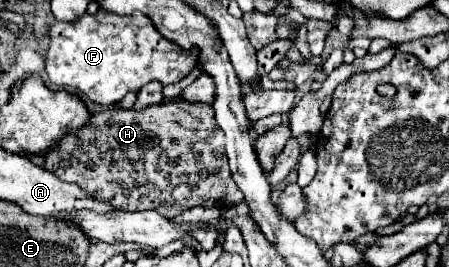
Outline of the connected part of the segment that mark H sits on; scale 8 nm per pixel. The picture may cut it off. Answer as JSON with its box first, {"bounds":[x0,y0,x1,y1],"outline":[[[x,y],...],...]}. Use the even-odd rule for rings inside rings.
{"bounds":[44,100,244,218],"outline":[[[168,100],[164,104],[158,106],[146,106],[146,110],[124,110],[124,108],[116,108],[116,106],[108,106],[96,114],[90,116],[90,122],[86,126],[82,126],[82,130],[76,130],[74,134],[66,134],[66,138],[62,138],[62,142],[58,142],[56,146],[52,146],[46,154],[44,154],[44,170],[54,172],[54,176],[58,176],[64,182],[70,184],[78,184],[82,186],[82,190],[86,190],[86,194],[94,194],[94,198],[98,198],[100,202],[110,202],[112,206],[118,206],[118,210],[126,210],[126,212],[138,212],[138,210],[156,210],[158,214],[162,214],[164,218],[174,218],[184,210],[190,210],[194,206],[204,206],[204,208],[228,208],[234,204],[240,204],[244,200],[244,194],[238,190],[226,160],[222,160],[222,150],[220,150],[220,138],[218,138],[218,126],[214,122],[214,108],[208,104],[192,104],[186,100]]]}

